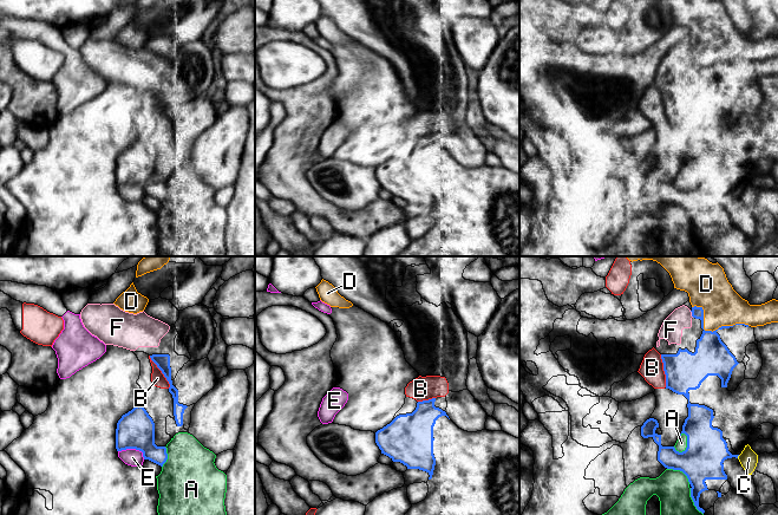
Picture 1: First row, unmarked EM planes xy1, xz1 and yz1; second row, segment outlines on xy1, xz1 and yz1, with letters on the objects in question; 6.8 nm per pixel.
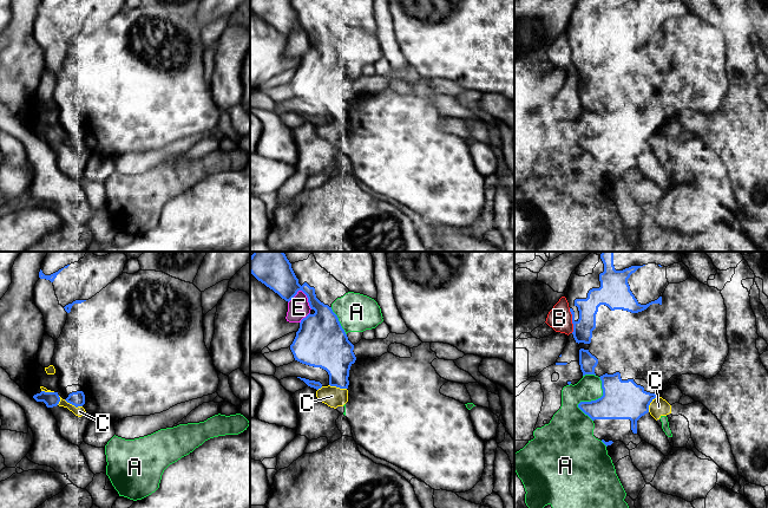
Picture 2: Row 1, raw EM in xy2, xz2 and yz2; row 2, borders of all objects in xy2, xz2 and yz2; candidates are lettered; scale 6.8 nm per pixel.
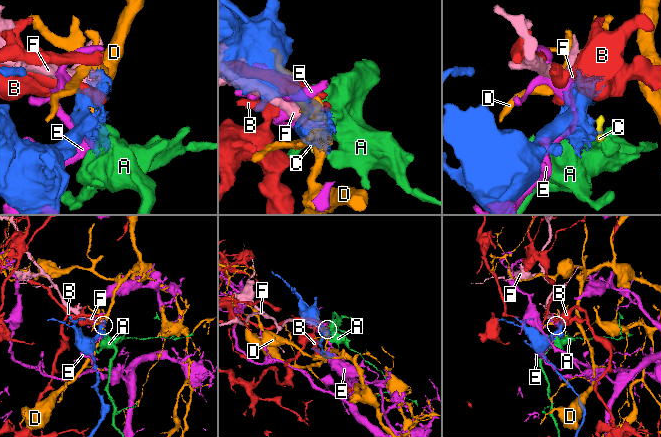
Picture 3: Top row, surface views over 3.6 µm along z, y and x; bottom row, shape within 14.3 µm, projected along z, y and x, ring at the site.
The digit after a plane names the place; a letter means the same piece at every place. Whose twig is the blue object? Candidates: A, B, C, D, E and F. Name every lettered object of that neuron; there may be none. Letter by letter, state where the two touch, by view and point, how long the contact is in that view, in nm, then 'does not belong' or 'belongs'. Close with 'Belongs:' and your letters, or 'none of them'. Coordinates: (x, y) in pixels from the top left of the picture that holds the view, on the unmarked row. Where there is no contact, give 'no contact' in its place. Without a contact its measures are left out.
A: contact yz2 (591, 136); length 300 nm; does not belong
B: contact xy1 (162, 108); length 260 nm; does not belong
C: contact yz2 (650, 137); length 130 nm; does not belong
D: contact yz1 (711, 66); length 420 nm; does not belong
E: contact xz2 (303, 27); length 180 nm; does not belong
F: contact yz1 (692, 50); length 50 nm; does not belong
Belongs: none of them

